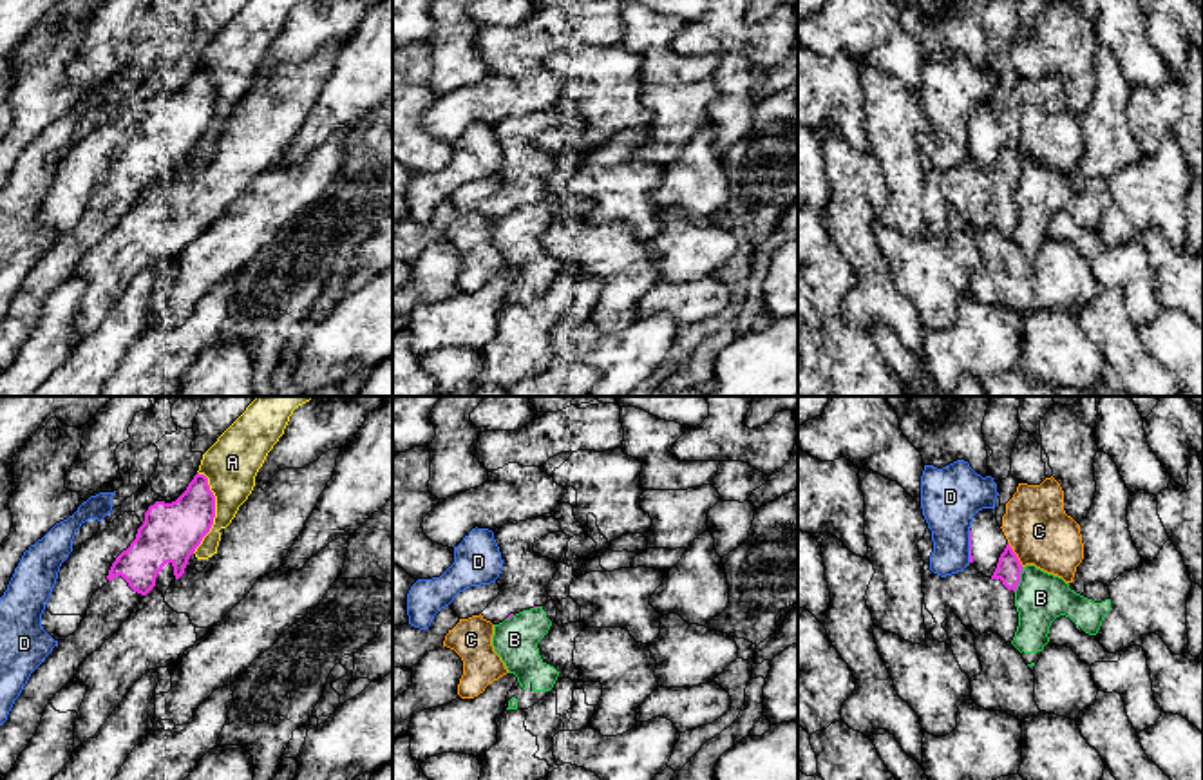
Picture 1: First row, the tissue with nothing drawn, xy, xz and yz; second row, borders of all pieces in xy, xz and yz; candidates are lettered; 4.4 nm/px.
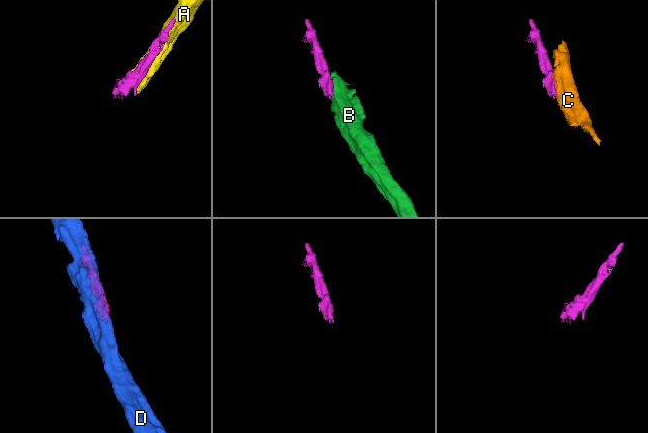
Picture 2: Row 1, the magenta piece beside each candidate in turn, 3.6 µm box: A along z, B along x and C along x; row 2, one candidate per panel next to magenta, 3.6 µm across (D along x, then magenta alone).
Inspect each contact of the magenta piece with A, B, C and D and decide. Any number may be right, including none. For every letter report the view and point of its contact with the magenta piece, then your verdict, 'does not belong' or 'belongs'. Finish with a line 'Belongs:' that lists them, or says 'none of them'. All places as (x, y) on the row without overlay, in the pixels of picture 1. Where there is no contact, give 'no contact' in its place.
A: meets magenta in xy at (214, 105); does not belong
B: meets magenta in yz at (1019, 174); does not belong
C: meets magenta in yz at (1015, 149); does not belong
D: meets magenta in yz at (970, 142); does not belong
Belongs: none of them

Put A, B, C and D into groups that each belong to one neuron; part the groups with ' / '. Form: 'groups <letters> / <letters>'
groups A B / C / D

